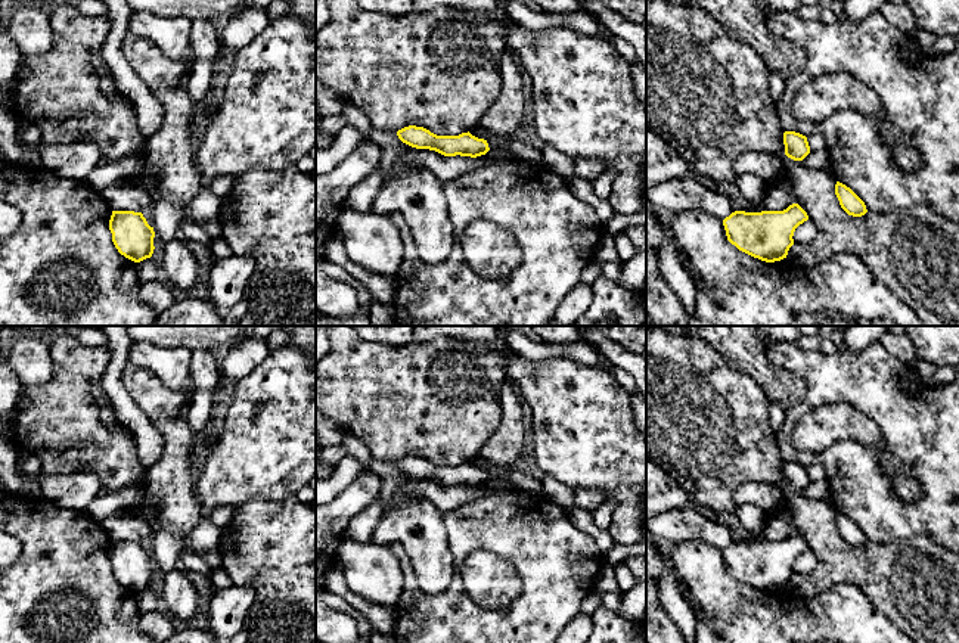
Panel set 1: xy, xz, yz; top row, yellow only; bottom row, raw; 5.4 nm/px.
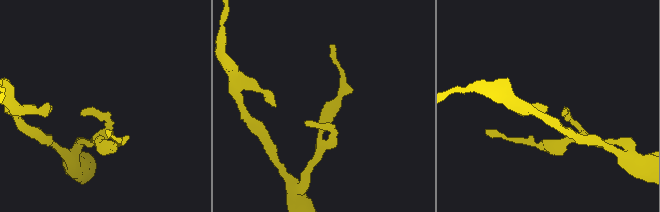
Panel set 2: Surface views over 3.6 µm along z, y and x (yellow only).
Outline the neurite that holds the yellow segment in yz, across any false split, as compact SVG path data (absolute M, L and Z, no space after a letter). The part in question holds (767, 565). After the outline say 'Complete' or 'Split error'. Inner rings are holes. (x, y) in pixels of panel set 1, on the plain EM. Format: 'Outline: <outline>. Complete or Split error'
Outline: M792 534L783 541L735 541L723 550L723 556L727 571L739 581L775 593L786 588L795 559L807 550L807 543Z. Complete

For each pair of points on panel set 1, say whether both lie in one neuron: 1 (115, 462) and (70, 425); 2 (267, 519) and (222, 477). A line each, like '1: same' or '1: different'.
1: same
2: different

